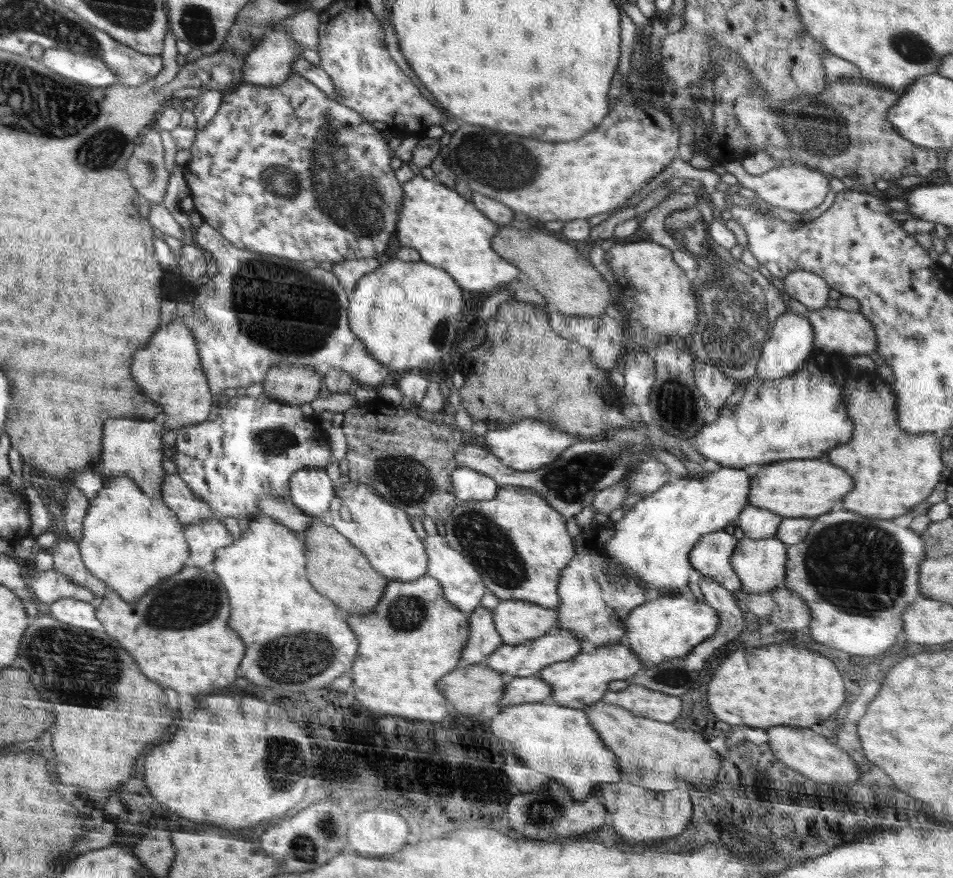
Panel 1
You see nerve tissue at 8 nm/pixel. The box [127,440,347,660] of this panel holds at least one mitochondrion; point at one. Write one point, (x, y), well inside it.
(192, 602)

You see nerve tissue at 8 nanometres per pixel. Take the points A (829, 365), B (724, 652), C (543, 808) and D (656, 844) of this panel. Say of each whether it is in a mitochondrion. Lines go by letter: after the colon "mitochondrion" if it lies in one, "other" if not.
A: other
B: other
C: mitochondrion
D: other

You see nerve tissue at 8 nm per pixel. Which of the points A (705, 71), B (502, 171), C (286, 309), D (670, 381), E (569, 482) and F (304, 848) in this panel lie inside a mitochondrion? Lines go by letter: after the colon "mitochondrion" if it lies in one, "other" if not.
A: other
B: mitochondrion
C: mitochondrion
D: mitochondrion
E: mitochondrion
F: mitochondrion

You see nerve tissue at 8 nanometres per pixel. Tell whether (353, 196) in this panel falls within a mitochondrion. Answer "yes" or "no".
yes

